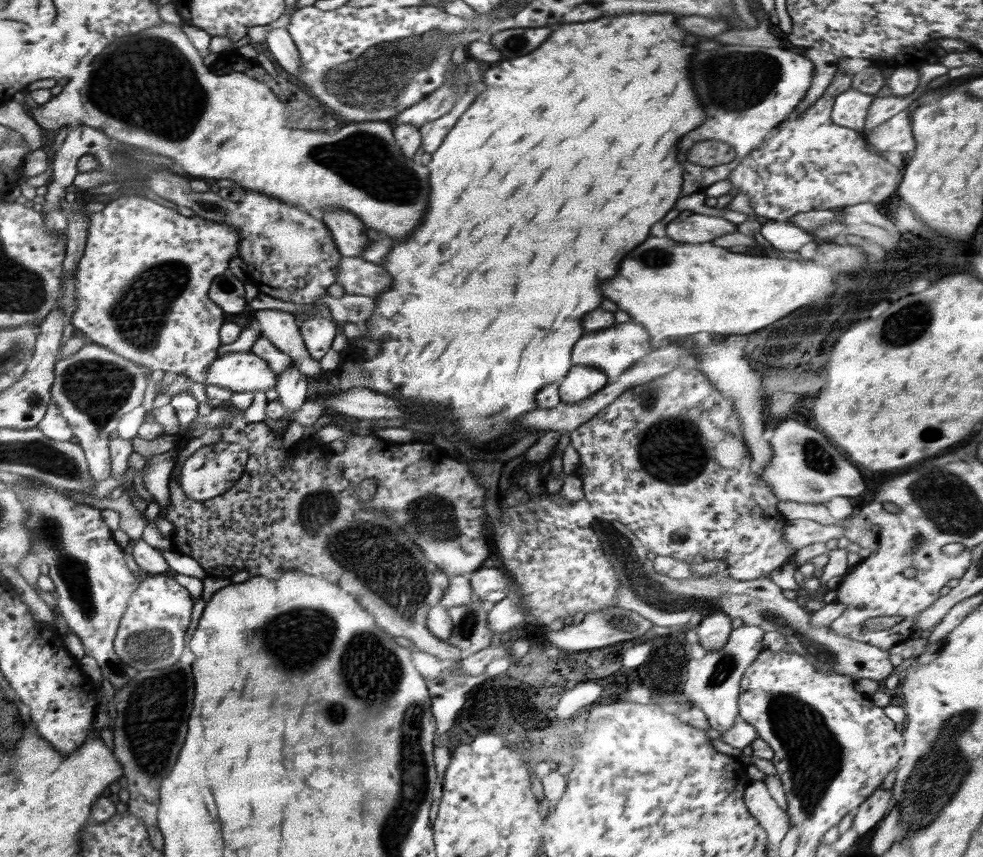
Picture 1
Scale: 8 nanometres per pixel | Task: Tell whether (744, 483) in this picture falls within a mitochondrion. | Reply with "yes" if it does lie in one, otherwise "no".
no

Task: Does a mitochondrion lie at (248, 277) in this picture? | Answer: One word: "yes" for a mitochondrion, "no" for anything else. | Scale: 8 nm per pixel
no

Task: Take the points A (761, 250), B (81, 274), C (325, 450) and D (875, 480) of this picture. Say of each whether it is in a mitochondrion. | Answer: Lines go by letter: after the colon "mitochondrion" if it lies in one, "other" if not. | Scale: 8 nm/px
A: other
B: other
C: other
D: other

